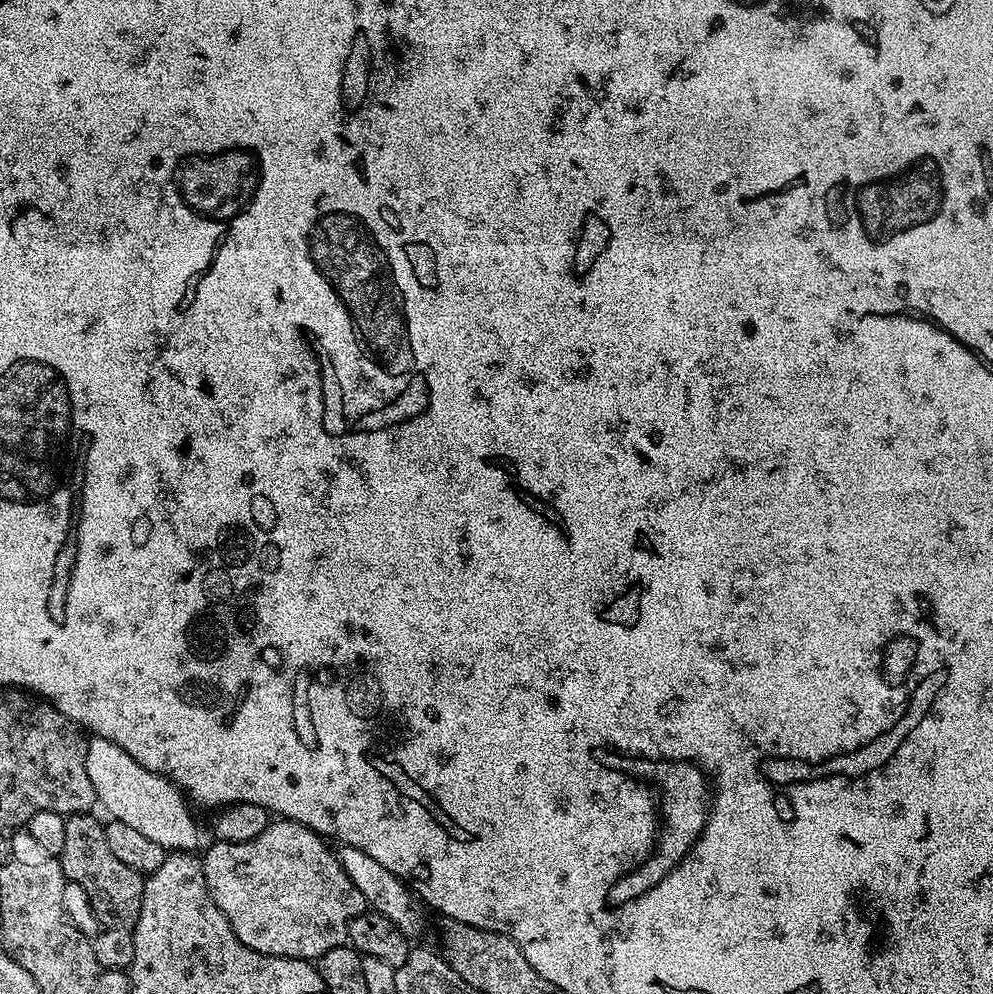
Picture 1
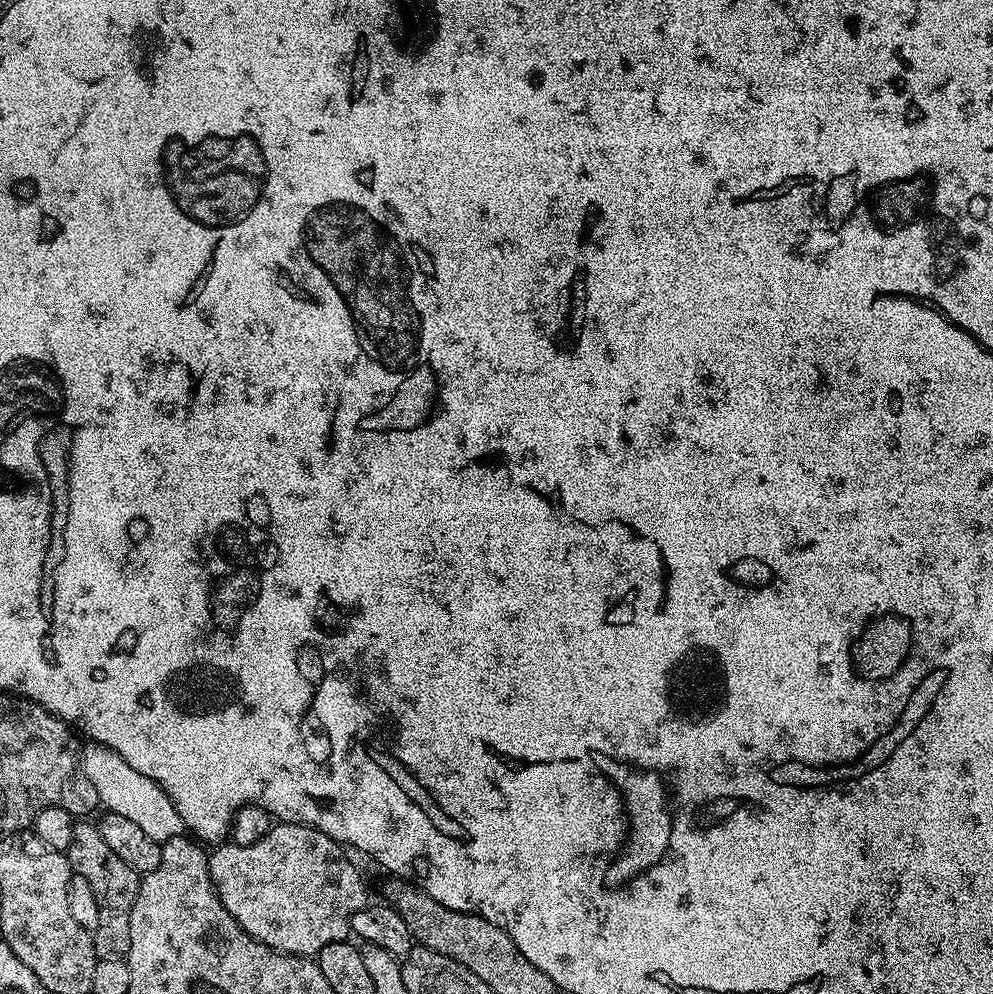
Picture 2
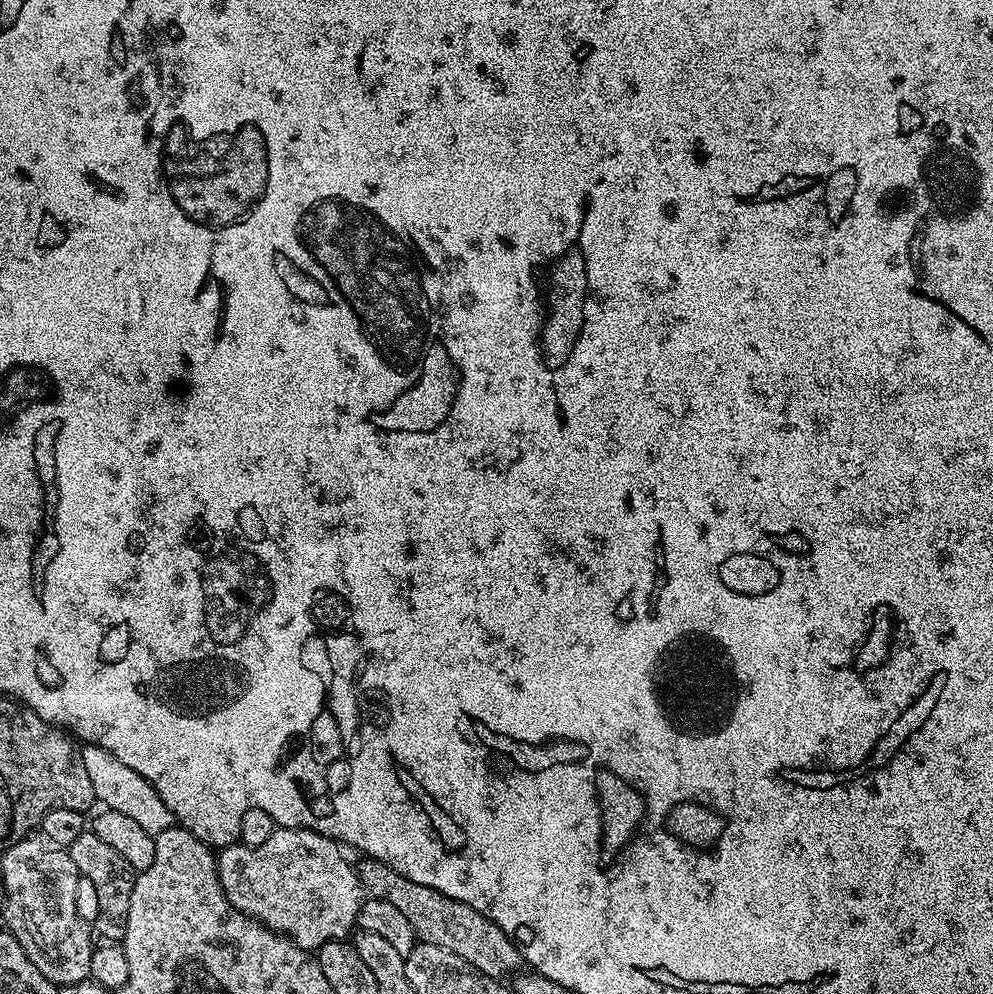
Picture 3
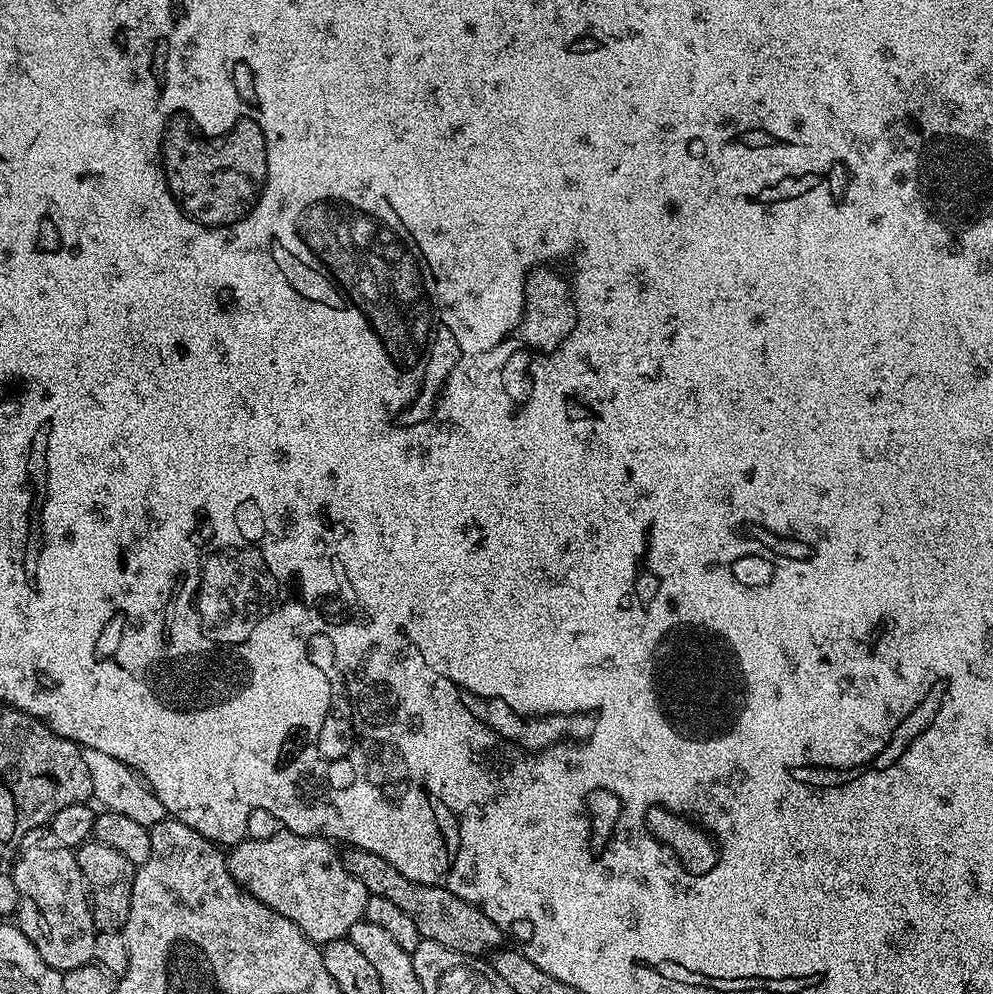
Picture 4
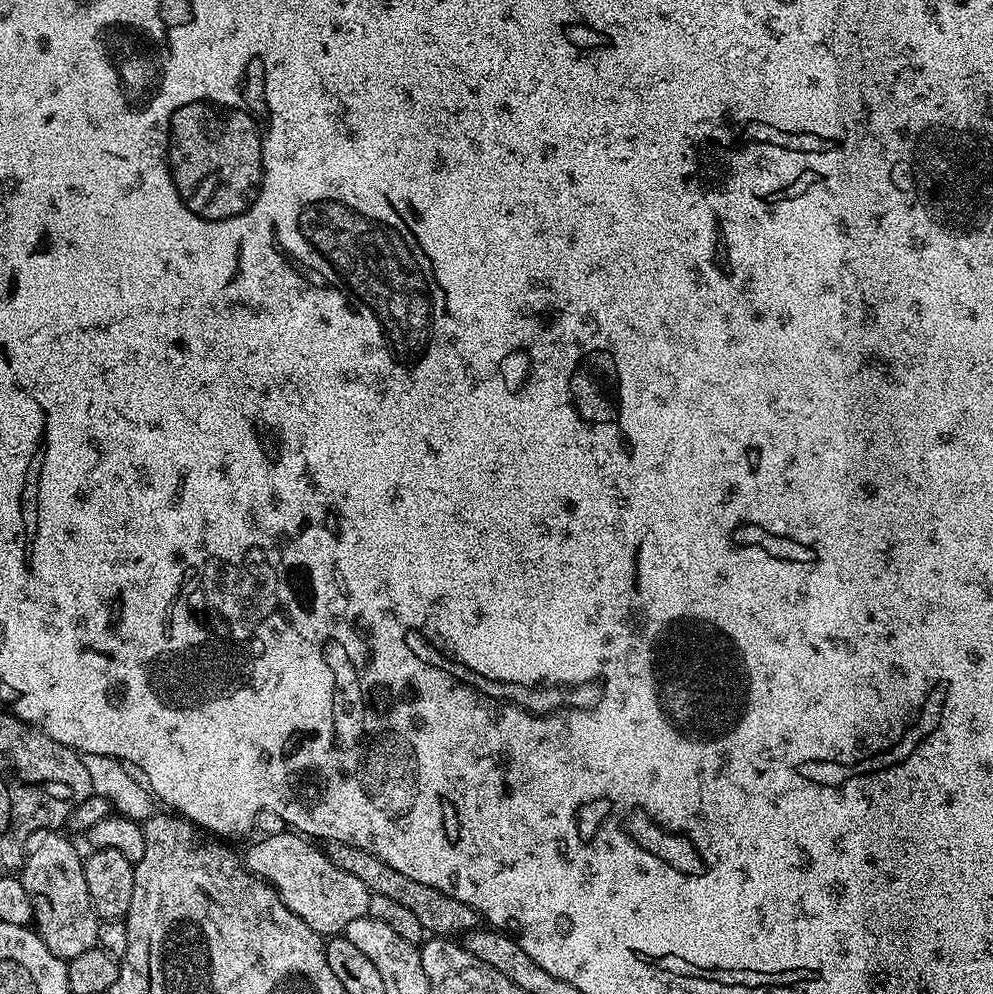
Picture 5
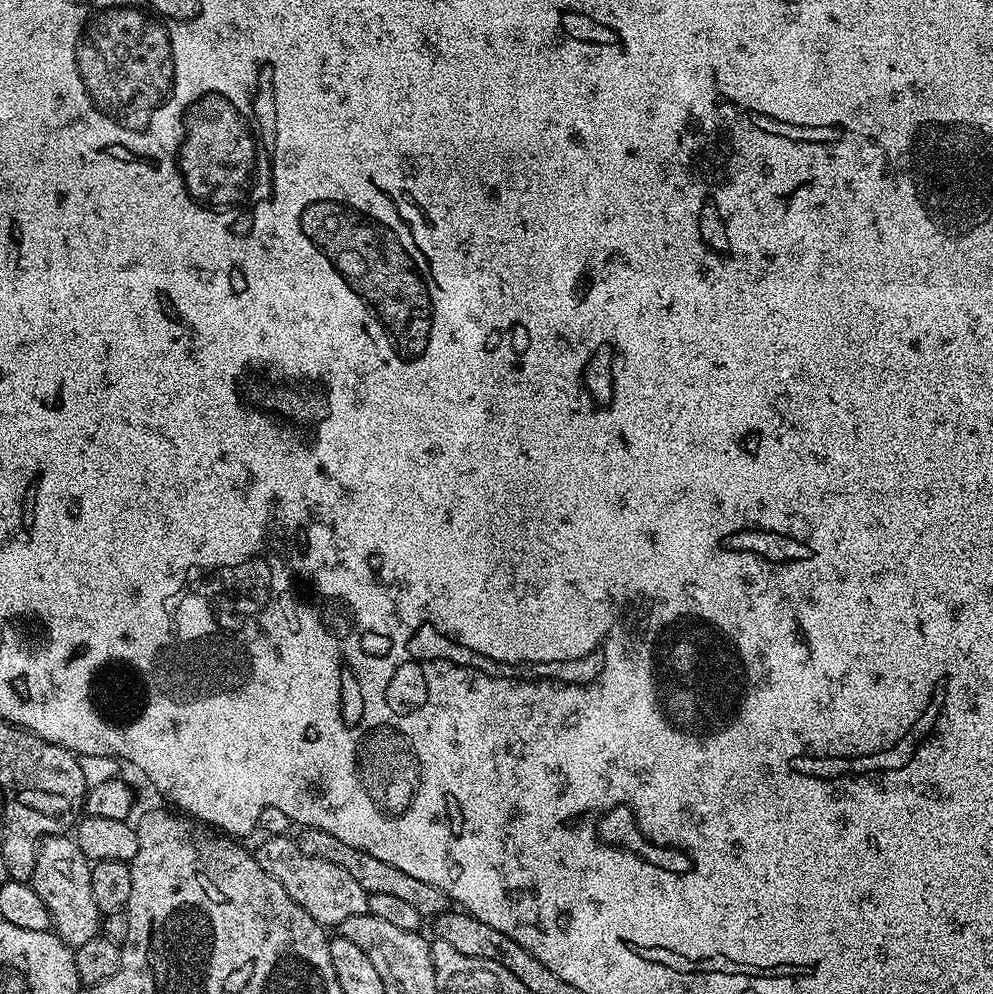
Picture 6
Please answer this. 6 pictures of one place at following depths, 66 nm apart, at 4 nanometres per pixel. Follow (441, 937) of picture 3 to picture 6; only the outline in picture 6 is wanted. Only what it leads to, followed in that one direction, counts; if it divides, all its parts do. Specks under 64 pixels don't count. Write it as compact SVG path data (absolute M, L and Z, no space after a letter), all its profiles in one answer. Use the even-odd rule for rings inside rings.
M301 827L294 836L298 850L302 854L310 854L310 858L322 858L326 862L334 862L334 866L342 866L346 874L351 874L362 886L362 890L369 894L390 894L399 900L405 901L409 906L414 906L422 918L435 918L441 912L447 912L450 908L450 901L446 893L438 890L438 886L430 886L430 882L421 882L411 874L405 874L398 870L398 866L390 866L390 862L382 862L374 858L374 854L366 854L366 850L358 850L358 846L349 846L334 834L326 834L326 830L317 828Z

